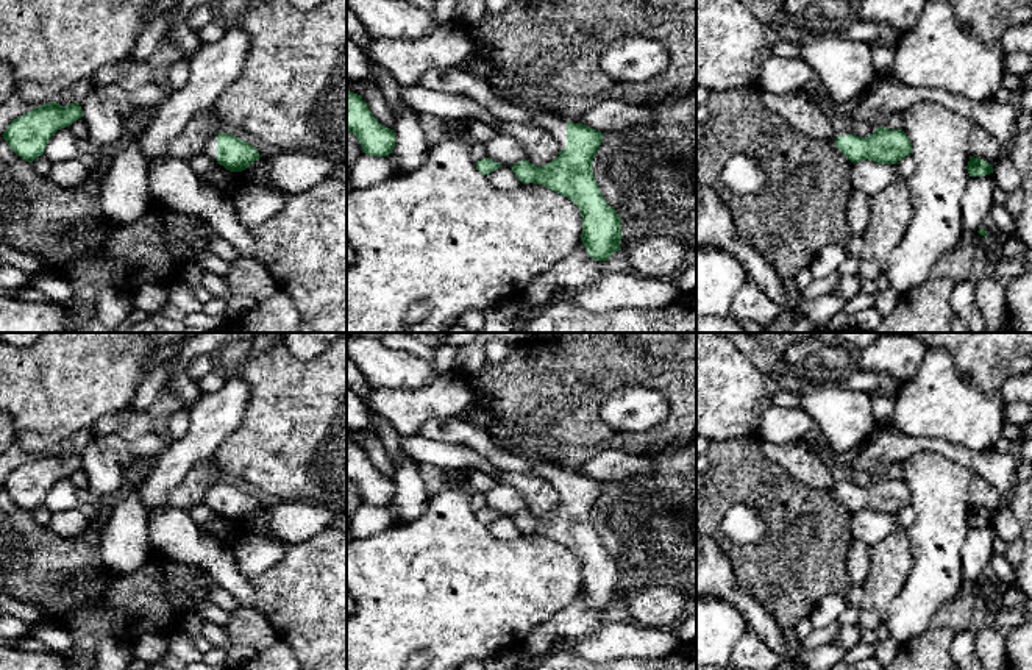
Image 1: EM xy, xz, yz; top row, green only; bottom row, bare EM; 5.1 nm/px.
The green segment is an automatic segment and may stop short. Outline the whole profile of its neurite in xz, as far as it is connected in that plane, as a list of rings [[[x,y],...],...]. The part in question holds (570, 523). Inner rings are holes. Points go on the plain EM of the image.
[[[525,454],[536,472],[557,492],[560,503],[551,512],[537,517],[529,511],[511,515],[523,533],[542,534],[568,550],[581,561],[581,590],[592,609],[607,611],[620,601],[621,568],[601,545],[592,512],[604,483],[582,473],[570,473],[542,456]]]

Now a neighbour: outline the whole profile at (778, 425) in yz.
[[[771,404],[760,419],[759,437],[774,445],[804,440],[815,431],[815,422],[802,408],[779,408]]]

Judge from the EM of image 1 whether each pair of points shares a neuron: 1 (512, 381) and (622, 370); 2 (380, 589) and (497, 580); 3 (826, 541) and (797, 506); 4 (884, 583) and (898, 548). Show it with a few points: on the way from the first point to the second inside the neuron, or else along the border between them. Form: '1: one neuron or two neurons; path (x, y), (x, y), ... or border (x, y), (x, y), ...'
1: one neuron; path (539, 381), (565, 381), (583, 370), (595, 370)
2: one neuron; path (409, 589), (467, 583)
3: one neuron; path (817, 530), (814, 527), (814, 513), (807, 511)
4: one neuron; path (887, 575), (892, 556)

